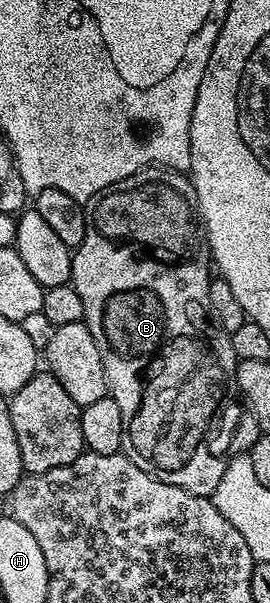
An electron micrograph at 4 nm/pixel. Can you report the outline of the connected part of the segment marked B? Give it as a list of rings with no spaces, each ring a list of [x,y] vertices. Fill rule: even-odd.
[[[153,166],[136,172],[132,176],[122,178],[118,182],[108,185],[99,196],[91,201],[90,211],[87,213],[88,229],[86,230],[86,238],[79,244],[72,253],[72,278],[71,286],[74,290],[78,290],[78,298],[82,298],[82,310],[84,311],[83,324],[88,327],[90,334],[94,334],[94,342],[100,351],[102,358],[102,366],[104,367],[104,376],[108,380],[108,392],[114,398],[114,402],[118,402],[118,410],[122,410],[122,426],[124,427],[124,447],[123,455],[130,458],[130,462],[134,462],[134,466],[138,466],[138,470],[146,470],[146,474],[150,474],[154,478],[158,478],[162,482],[166,482],[170,486],[178,486],[182,490],[186,490],[195,496],[211,497],[214,490],[218,490],[218,482],[222,482],[222,474],[224,473],[225,461],[219,460],[218,457],[212,456],[212,448],[208,445],[208,427],[216,424],[220,420],[220,415],[228,408],[228,403],[232,400],[232,392],[236,388],[236,366],[237,359],[232,349],[232,338],[229,333],[221,330],[214,323],[213,317],[210,315],[210,282],[214,279],[213,273],[210,271],[210,253],[208,251],[208,234],[204,230],[204,222],[200,219],[200,206],[196,203],[196,191],[192,185],[191,179],[185,173],[177,172],[167,166]]]

